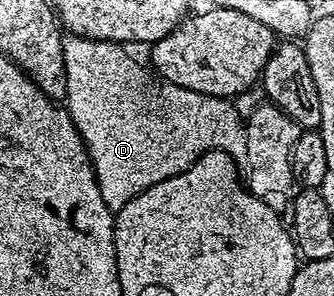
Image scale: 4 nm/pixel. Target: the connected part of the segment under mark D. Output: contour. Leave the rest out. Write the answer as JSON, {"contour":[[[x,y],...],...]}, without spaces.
{"contour":[[[71,34],[64,36],[66,107],[70,118],[74,122],[74,126],[80,132],[81,138],[84,139],[84,145],[88,151],[88,157],[90,158],[92,169],[98,182],[98,190],[102,190],[102,202],[106,202],[106,206],[114,214],[119,212],[122,206],[126,206],[126,202],[130,202],[130,198],[142,194],[142,190],[146,190],[166,178],[174,178],[174,174],[185,172],[202,154],[206,154],[207,152],[225,152],[226,154],[230,154],[233,160],[237,162],[243,161],[246,154],[246,134],[244,133],[246,124],[242,119],[242,112],[240,116],[239,110],[232,105],[235,103],[231,99],[223,96],[211,96],[210,94],[195,92],[194,90],[186,90],[182,86],[169,84],[153,75],[147,67],[144,69],[128,52],[131,51],[125,45],[116,44],[113,40],[91,40],[85,36],[74,36]]]}

